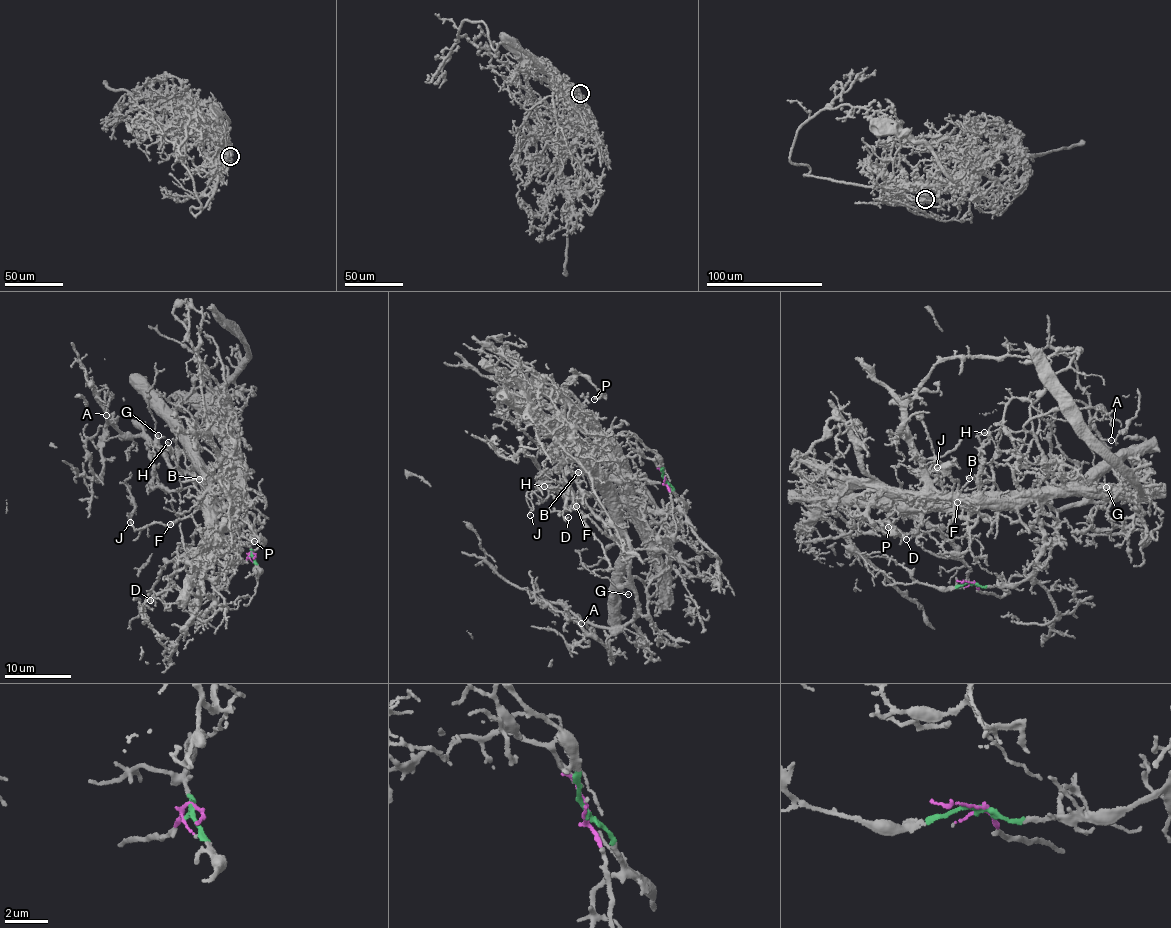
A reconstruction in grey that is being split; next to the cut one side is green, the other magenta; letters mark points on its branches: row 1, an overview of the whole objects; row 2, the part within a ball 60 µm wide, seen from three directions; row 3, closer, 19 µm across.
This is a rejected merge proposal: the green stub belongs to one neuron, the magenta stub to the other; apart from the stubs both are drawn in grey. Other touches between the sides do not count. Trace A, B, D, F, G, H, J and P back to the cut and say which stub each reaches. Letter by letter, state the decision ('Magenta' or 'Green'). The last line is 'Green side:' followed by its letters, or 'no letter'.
A: Magenta
B: Magenta
D: Green
F: Magenta
G: Magenta
H: Magenta
J: Magenta
P: Green
Green side: D, P

